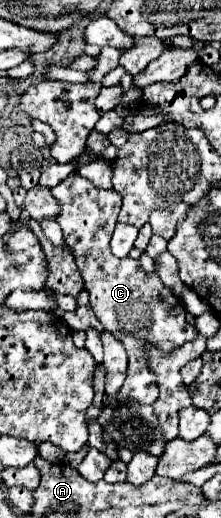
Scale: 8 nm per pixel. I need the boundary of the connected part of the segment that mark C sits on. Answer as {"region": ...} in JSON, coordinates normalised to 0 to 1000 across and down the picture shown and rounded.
{"region":[[[317,336],[226,371],[271,394],[253,425],[380,537],[380,552],[407,568],[407,591],[471,637],[498,637],[498,645],[570,668],[579,726],[534,764],[606,768],[633,780],[697,780],[715,768],[715,741],[706,722],[670,707],[652,668],[679,660],[742,683],[769,683],[769,676],[796,676],[833,660],[887,653],[887,633],[842,622],[842,591],[824,575],[805,575],[778,560],[751,560],[715,529],[661,529],[633,502],[597,502],[588,494],[525,498],[498,486],[498,456],[516,448],[552,390],[534,371],[452,367],[353,336]]]}

